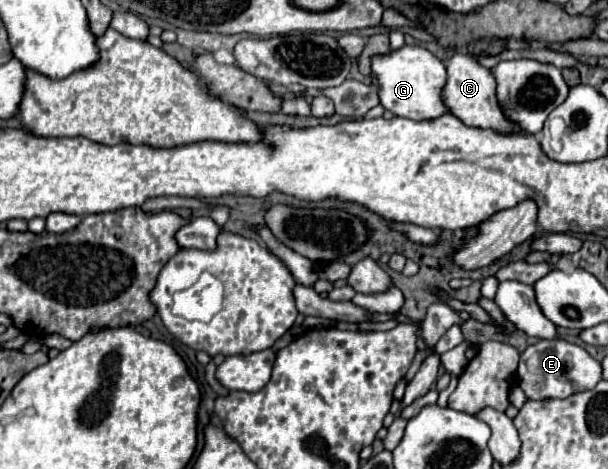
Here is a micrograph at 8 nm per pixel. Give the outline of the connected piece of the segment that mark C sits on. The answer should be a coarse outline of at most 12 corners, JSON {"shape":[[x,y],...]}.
{"shape":[[475,56],[443,64],[443,104],[463,124],[517,130],[499,110],[495,78]]}

